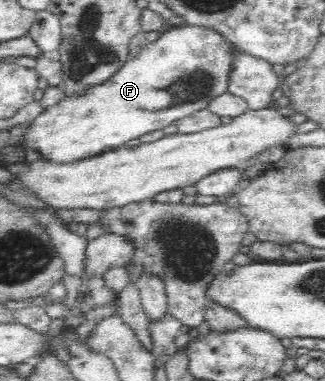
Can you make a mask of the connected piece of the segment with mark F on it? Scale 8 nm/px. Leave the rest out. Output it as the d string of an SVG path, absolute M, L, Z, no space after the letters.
M186 24L172 26L172 30L167 30L147 44L139 54L130 56L124 66L104 84L66 95L57 105L43 110L32 121L32 126L18 145L33 148L48 161L60 164L82 161L126 146L128 141L162 130L197 110L207 108L211 99L226 93L235 50L233 43L216 29Z

